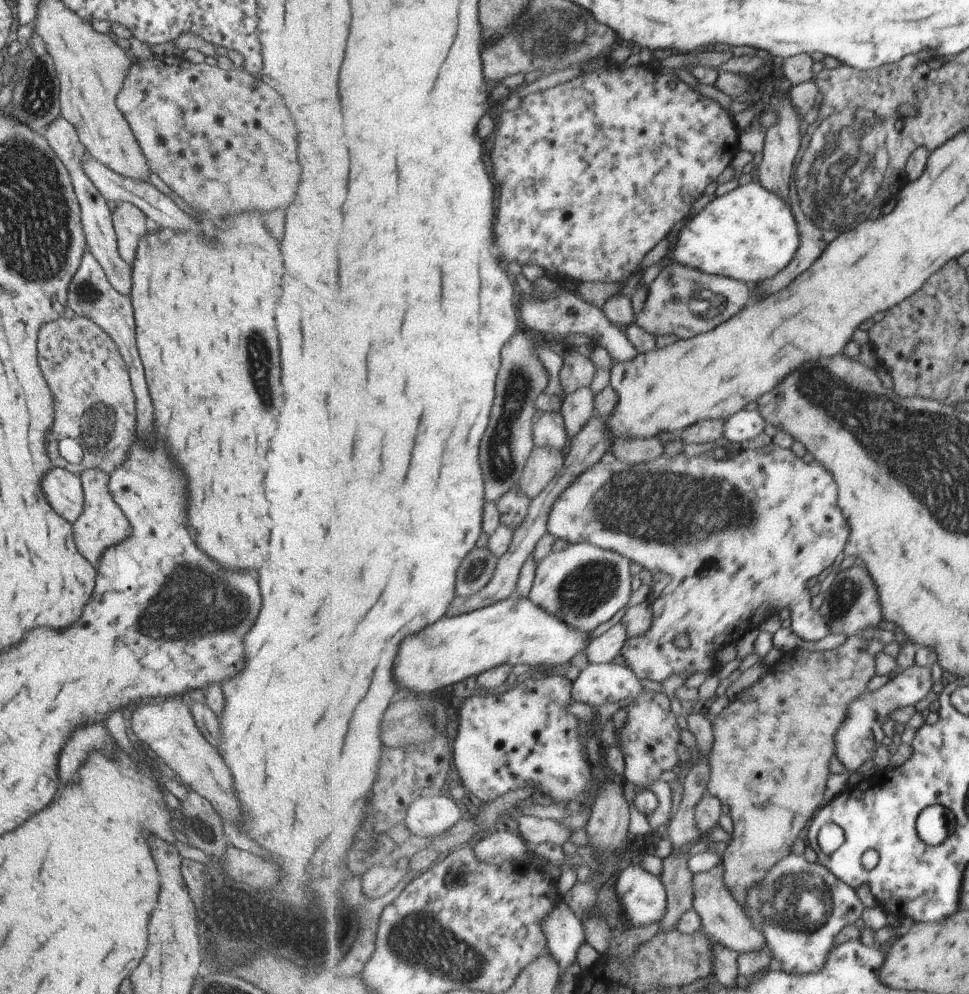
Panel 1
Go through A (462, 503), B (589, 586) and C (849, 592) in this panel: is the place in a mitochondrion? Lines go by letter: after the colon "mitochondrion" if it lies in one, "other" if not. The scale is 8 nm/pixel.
A: other
B: mitochondrion
C: mitochondrion

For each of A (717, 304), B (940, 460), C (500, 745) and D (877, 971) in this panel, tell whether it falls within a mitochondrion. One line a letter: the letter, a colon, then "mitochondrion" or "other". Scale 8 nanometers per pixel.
A: mitochondrion
B: mitochondrion
C: other
D: other

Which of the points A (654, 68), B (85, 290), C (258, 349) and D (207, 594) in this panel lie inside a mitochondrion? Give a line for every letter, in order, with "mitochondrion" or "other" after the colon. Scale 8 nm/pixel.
A: other
B: mitochondrion
C: mitochondrion
D: mitochondrion

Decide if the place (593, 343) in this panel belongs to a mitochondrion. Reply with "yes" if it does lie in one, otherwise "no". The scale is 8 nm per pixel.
no

